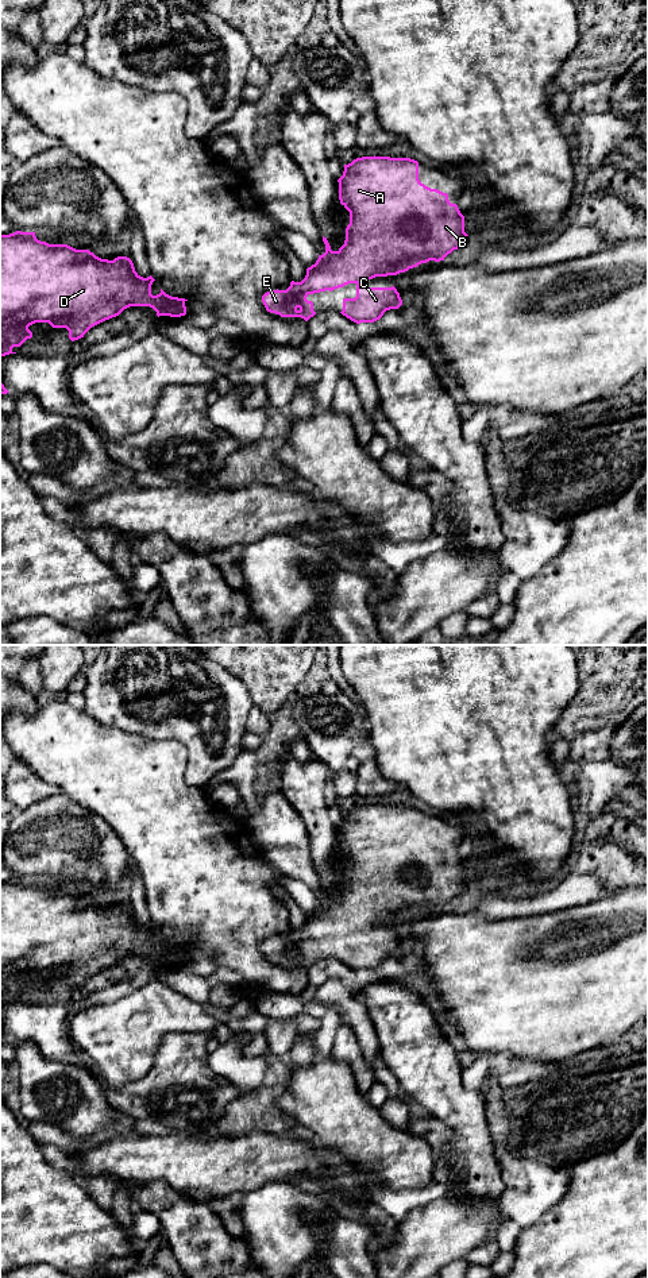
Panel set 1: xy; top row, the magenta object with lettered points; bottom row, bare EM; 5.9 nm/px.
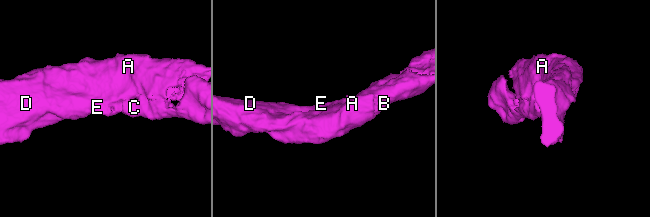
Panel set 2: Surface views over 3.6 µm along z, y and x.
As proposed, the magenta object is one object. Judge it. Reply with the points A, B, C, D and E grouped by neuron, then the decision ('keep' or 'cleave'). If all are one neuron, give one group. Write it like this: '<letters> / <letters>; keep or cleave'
A B C D E; keep

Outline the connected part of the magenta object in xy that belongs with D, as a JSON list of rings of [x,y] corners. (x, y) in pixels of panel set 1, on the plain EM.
[[[35,880],[0,883],[0,1005],[16,1001],[12,996],[32,985],[28,974],[35,970],[66,976],[69,987],[74,989],[92,974],[119,964],[130,954],[150,954],[158,965],[185,964],[188,947],[171,945],[162,937],[153,943],[154,928],[151,923],[140,924],[127,904],[101,907],[89,897],[40,889]]]

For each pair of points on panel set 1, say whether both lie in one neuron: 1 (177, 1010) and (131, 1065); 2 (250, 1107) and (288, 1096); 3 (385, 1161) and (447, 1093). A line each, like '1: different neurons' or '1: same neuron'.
1: same neuron
2: different neurons
3: different neurons

